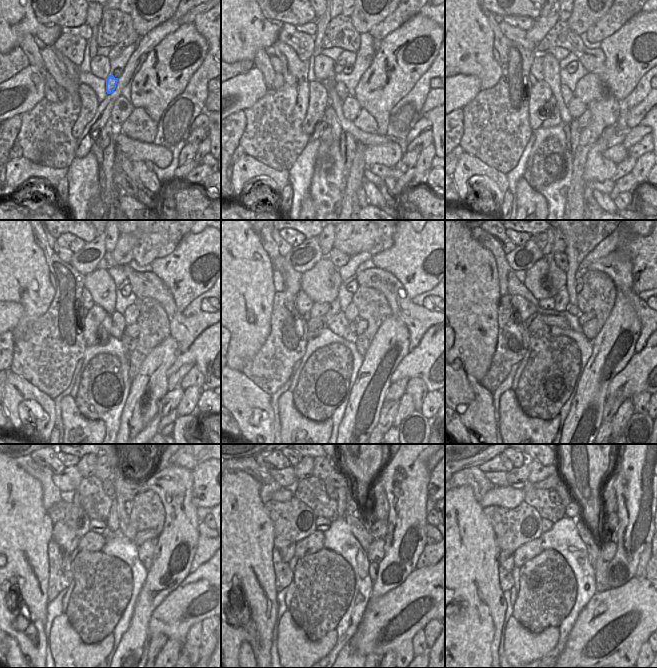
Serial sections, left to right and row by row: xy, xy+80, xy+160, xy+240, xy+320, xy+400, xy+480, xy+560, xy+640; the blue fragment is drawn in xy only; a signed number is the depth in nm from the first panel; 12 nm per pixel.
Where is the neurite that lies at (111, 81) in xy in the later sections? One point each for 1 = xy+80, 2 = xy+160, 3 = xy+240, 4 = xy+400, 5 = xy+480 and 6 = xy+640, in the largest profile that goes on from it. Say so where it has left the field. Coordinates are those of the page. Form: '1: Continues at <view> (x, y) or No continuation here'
1: Continues at xy+80 (340, 88)
2: Continues at xy+160 (567, 94)
3: Continues at xy+240 (118, 323)
4: Continues at xy+400 (551, 320)
5: Continues at xy+480 (92, 541)
6: Continues at xy+640 (529, 550).

